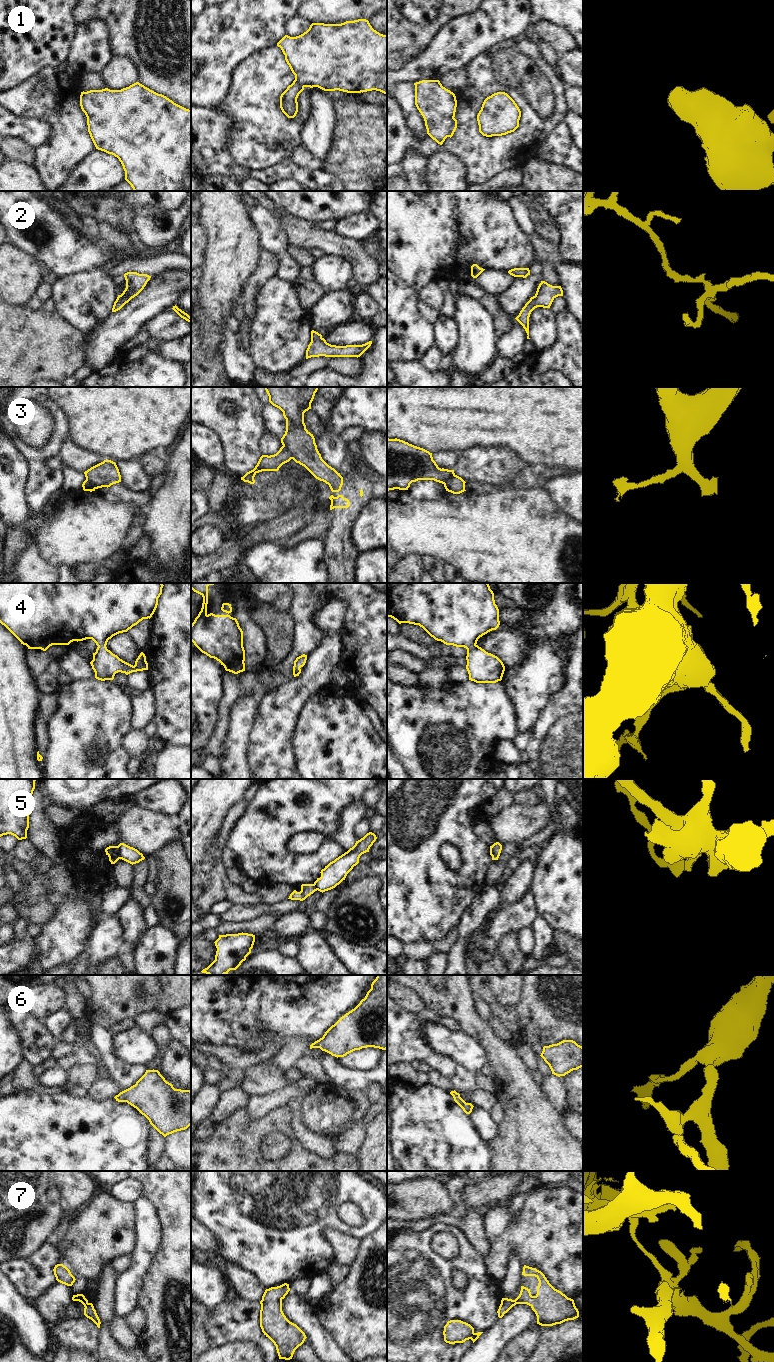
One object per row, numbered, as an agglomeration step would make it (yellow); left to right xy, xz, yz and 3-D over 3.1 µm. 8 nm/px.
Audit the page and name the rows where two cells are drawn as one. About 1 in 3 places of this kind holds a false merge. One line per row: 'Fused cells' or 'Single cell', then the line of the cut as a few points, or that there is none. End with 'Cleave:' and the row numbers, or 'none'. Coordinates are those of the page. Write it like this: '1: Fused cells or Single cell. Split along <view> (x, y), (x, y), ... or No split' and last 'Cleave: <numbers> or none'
1: Single cell. No split
2: Single cell. No split
3: Fused cells. Split along xz (282, 446), (292, 458)
4: Single cell. No split
5: Fused cells. Split along xy (117, 846), (119, 858)
6: Single cell. No split
7: Single cell. No split
Cleave: 3, 5

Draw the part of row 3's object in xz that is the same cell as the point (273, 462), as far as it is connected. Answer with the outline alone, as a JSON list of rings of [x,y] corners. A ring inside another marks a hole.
[[[282,446],[274,455],[262,455],[255,468],[241,477],[241,480],[254,484],[254,477],[257,473],[262,471],[278,471],[283,464],[289,462],[291,459],[292,456]]]

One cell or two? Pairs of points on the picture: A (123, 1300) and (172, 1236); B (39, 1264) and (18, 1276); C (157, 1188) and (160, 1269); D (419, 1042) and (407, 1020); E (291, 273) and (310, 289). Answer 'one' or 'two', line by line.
A: two
B: one
C: one
D: one
E: two

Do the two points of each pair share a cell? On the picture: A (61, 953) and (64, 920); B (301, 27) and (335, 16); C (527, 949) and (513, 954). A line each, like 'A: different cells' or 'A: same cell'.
A: same cell
B: different cells
C: different cells

